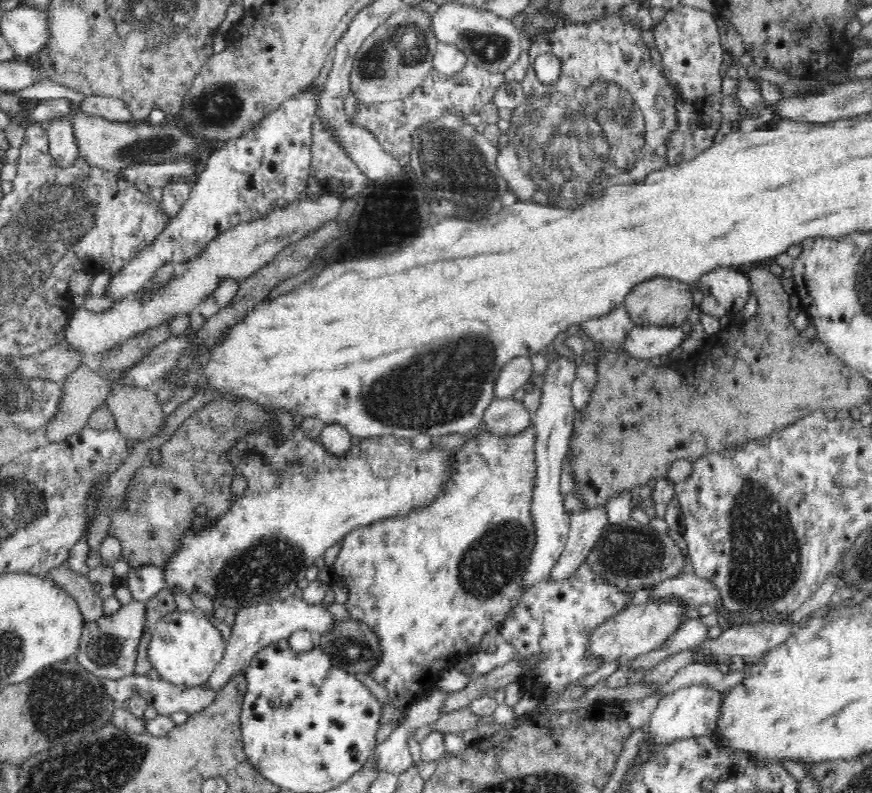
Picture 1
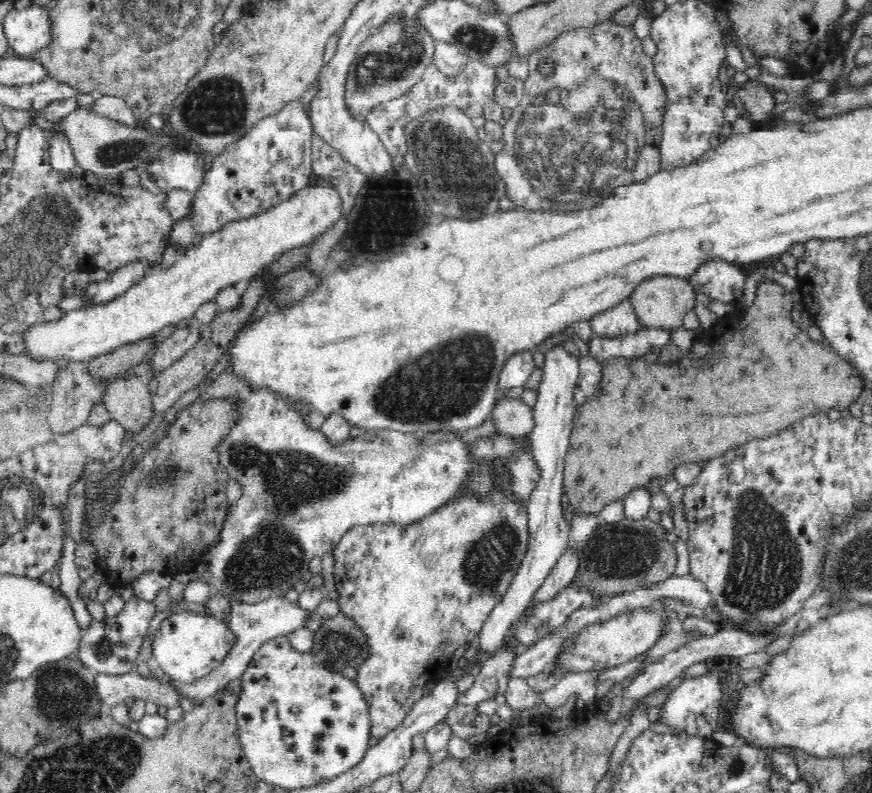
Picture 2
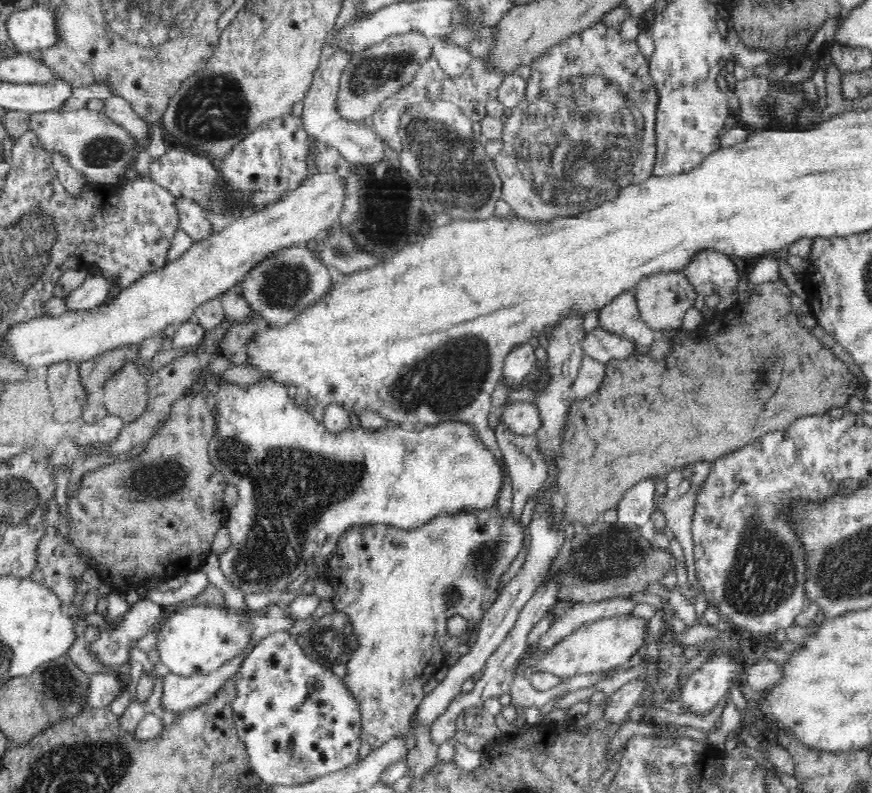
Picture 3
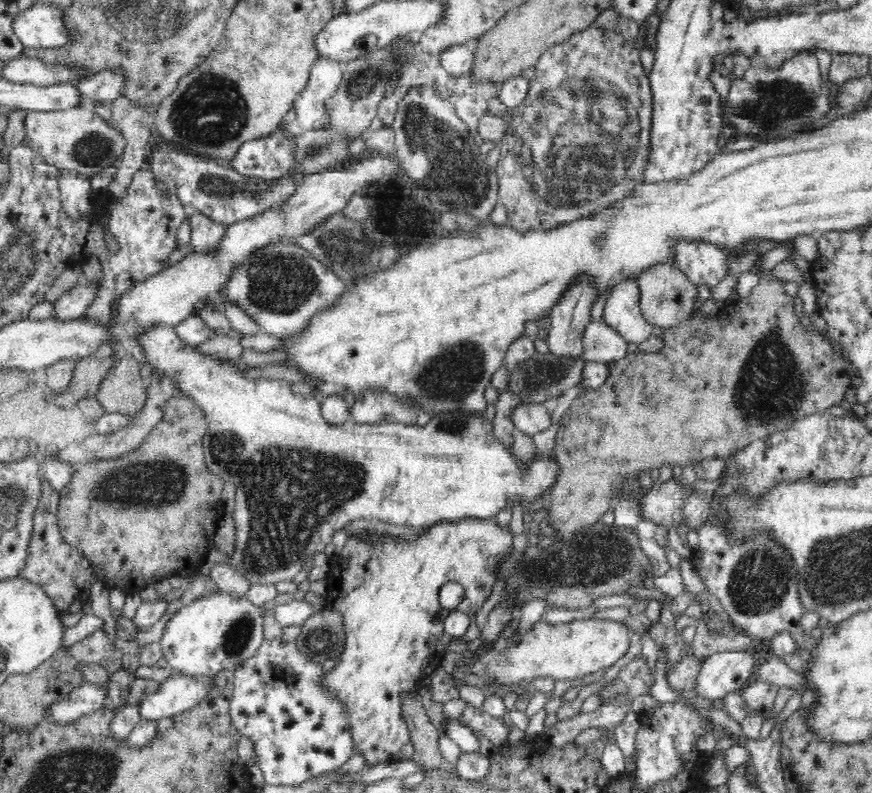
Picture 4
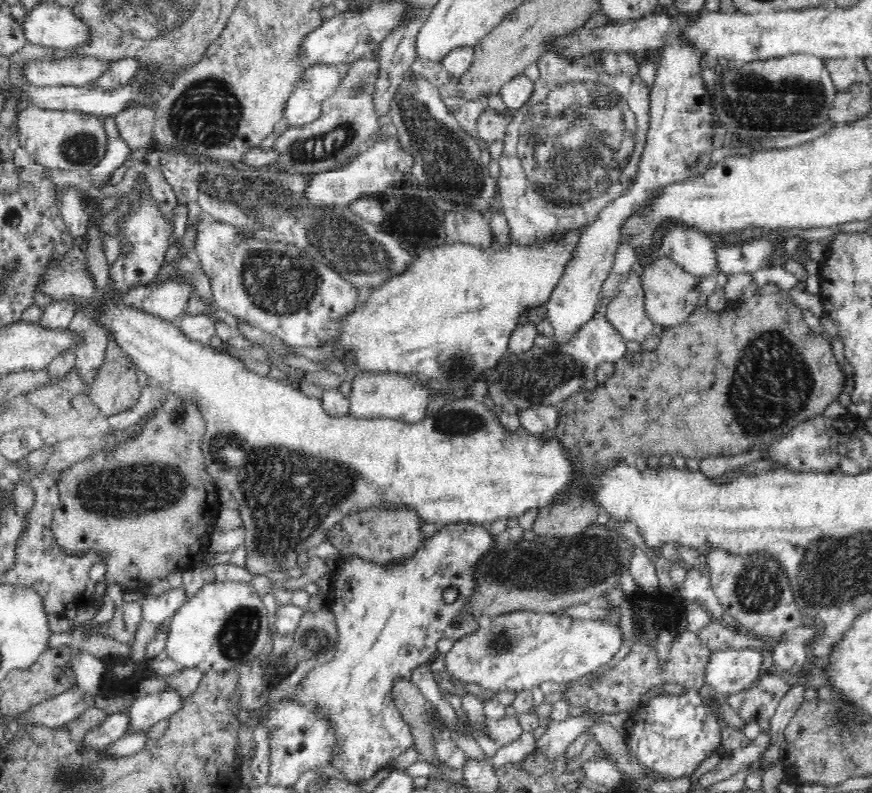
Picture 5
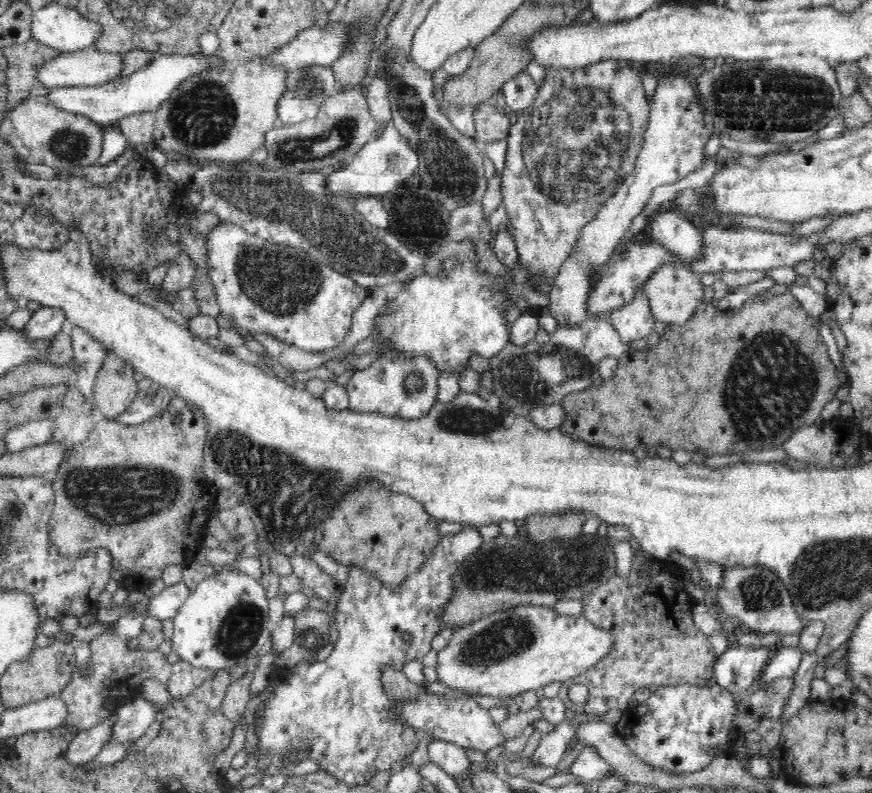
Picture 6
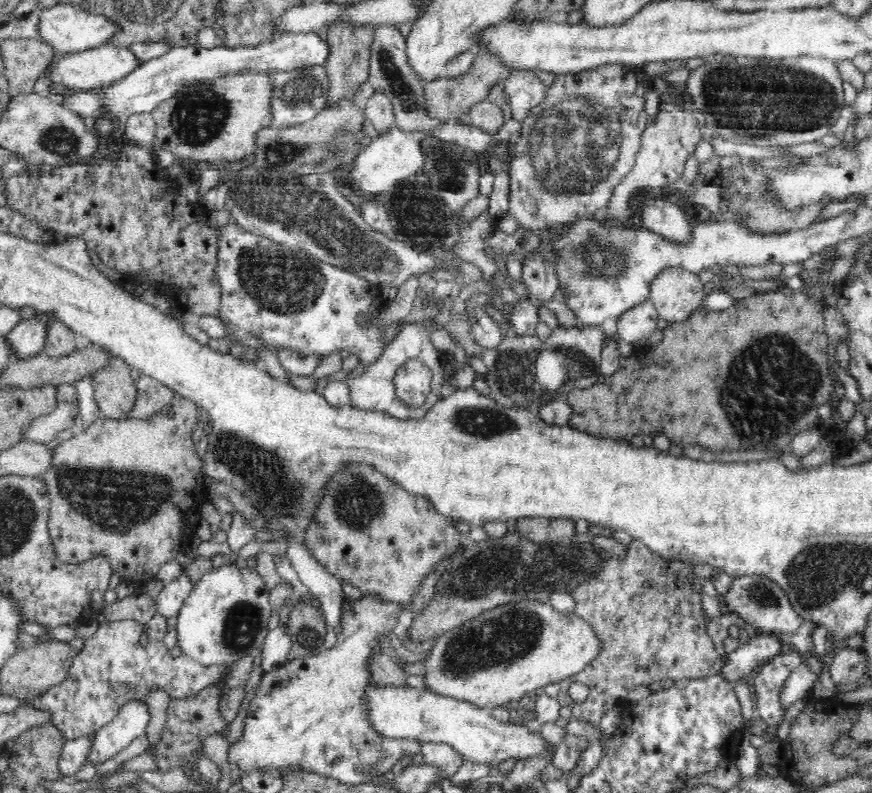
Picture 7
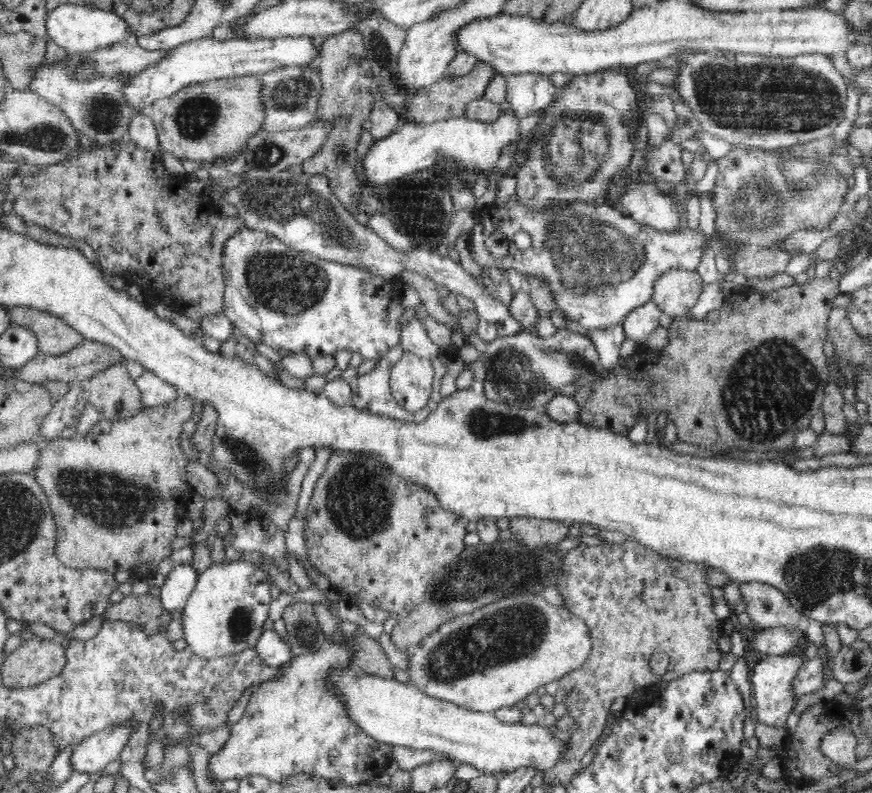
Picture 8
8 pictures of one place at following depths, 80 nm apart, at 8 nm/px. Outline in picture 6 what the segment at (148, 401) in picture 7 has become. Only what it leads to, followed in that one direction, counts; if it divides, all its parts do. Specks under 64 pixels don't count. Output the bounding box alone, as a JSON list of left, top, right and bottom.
[116,377,172,426]

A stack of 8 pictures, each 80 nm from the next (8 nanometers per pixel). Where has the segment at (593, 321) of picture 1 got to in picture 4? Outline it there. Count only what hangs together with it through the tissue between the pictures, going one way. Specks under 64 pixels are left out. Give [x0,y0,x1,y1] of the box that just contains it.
[603,274,653,345]

